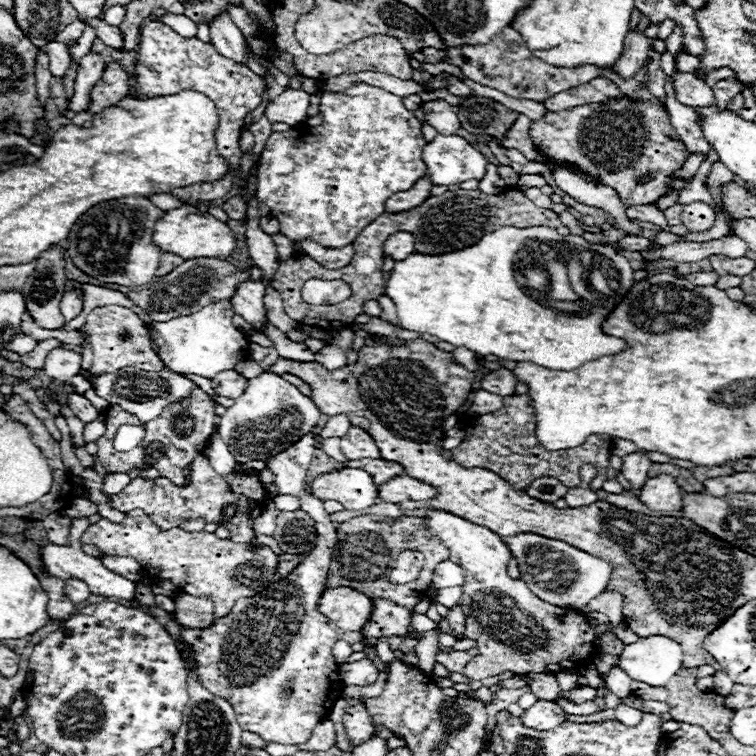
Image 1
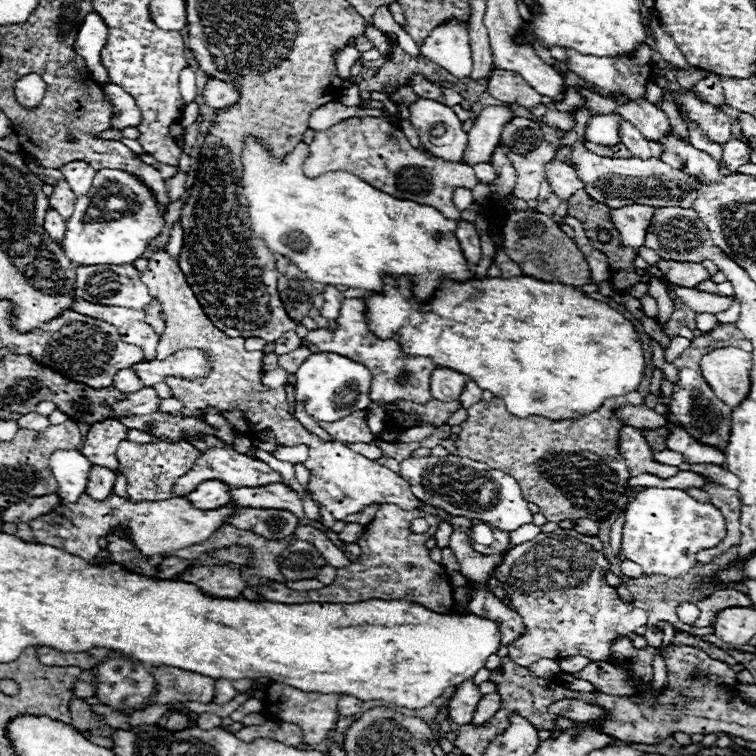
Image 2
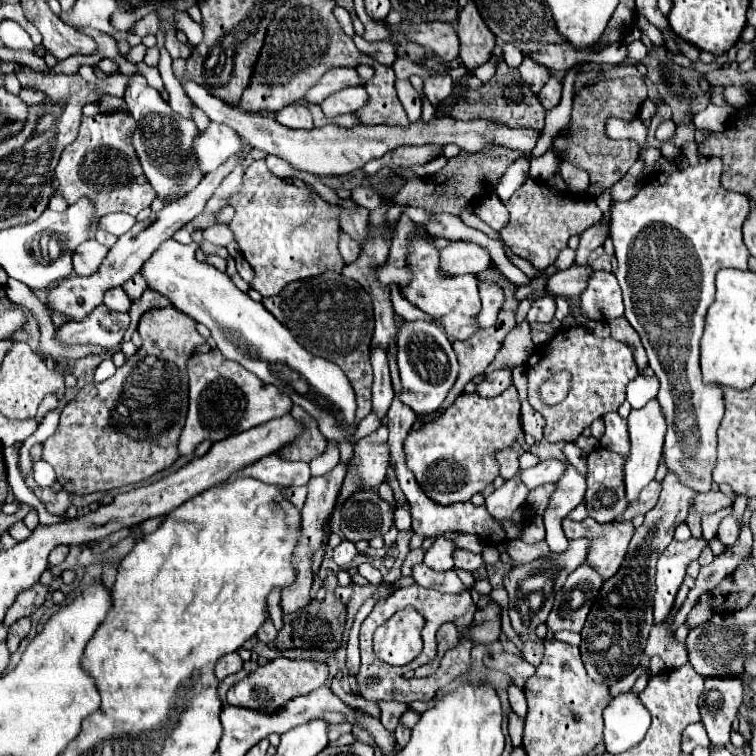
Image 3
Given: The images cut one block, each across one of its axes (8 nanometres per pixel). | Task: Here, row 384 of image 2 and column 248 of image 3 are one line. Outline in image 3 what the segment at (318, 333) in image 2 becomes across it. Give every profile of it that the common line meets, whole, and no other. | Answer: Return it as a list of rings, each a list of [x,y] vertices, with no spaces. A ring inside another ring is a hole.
[[[218,348],[206,354],[194,354],[188,360],[190,376],[190,408],[182,436],[178,442],[180,456],[192,456],[196,446],[204,440],[222,440],[232,434],[250,430],[272,418],[280,418],[290,412],[292,400],[272,384],[264,384],[252,372],[244,370],[240,364],[226,360]]]

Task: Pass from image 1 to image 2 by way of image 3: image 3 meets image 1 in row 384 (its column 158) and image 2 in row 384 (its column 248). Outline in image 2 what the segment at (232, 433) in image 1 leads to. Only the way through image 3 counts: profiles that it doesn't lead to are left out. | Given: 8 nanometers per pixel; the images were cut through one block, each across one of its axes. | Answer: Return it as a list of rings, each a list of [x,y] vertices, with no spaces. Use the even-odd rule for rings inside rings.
[[[336,352],[310,354],[296,372],[296,400],[300,400],[316,422],[334,422],[356,410],[366,410],[370,406],[370,384],[372,372],[346,356]]]

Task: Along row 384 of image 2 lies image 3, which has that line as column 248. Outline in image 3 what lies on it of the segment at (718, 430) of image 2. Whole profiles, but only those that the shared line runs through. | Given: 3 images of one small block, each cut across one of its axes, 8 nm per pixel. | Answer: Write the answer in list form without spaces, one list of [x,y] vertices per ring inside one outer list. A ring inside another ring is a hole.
[[[278,656],[276,660],[268,662],[266,666],[256,668],[244,680],[234,684],[228,690],[226,702],[232,706],[252,708],[252,710],[260,710],[260,712],[278,712],[280,708],[284,708],[284,704],[288,704],[288,700],[302,696],[302,694],[310,694],[314,688],[322,686],[326,680],[328,680],[328,664],[326,662],[310,660],[310,658],[290,660],[284,656]]]

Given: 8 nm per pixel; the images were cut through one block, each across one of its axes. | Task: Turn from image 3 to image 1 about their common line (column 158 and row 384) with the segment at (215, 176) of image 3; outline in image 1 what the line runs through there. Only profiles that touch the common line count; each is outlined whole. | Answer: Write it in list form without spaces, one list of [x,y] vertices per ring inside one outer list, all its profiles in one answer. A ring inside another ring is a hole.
[[[224,370],[224,374],[216,374],[212,378],[212,388],[218,396],[238,398],[240,394],[244,394],[246,378],[240,376],[238,372],[234,372],[234,370]]]

